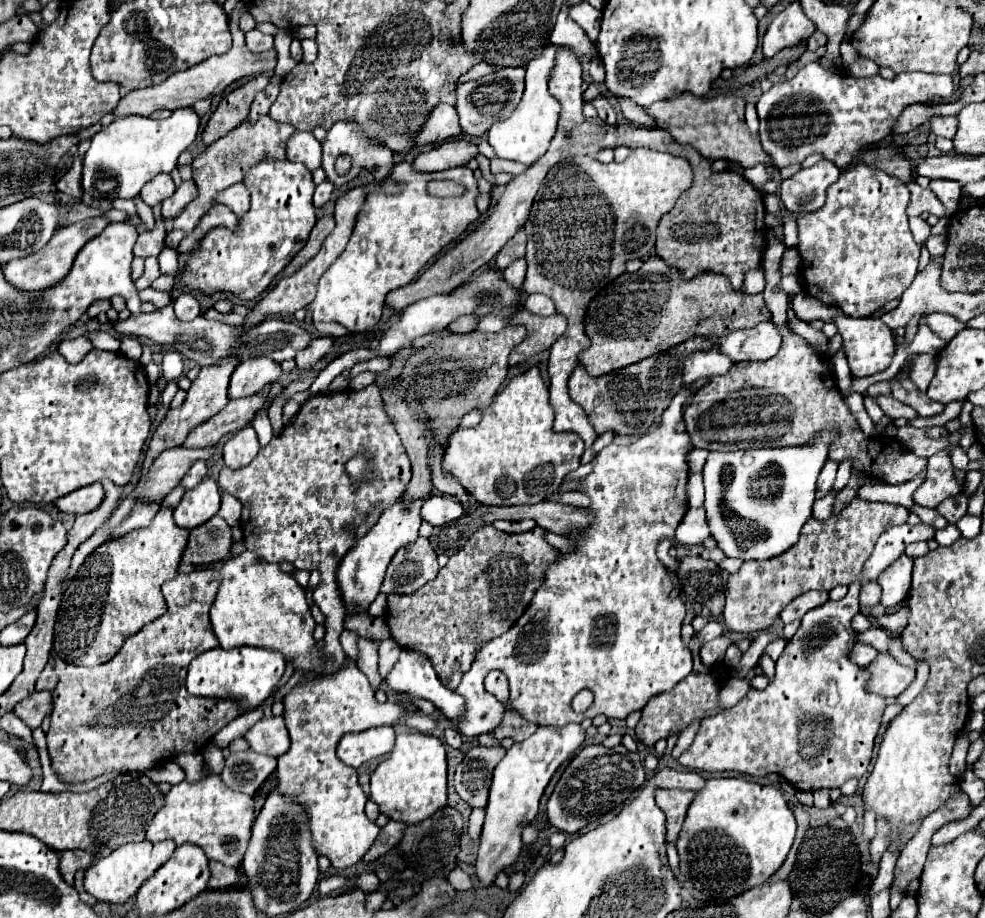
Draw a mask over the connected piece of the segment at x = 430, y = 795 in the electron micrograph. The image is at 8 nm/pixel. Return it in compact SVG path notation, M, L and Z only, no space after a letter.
M406 732L398 734L394 750L378 764L378 768L374 770L374 774L370 778L370 800L376 802L380 812L386 814L390 820L398 820L408 826L420 824L422 820L426 820L428 816L438 812L438 808L444 808L446 806L446 752L444 752L444 744L438 738L426 736L426 734L406 734Z

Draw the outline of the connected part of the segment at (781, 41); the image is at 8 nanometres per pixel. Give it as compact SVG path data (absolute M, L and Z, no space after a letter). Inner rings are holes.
M800 2L788 4L776 18L770 22L764 40L762 50L766 58L776 56L784 48L798 46L802 40L808 40L814 34L816 26L814 22L804 14Z

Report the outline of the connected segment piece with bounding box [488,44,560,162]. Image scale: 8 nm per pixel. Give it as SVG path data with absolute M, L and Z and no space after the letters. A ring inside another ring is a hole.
M550 44L544 48L544 52L530 60L526 66L526 90L522 96L522 102L514 110L514 114L508 120L496 122L488 132L488 142L498 154L498 158L504 160L516 160L516 162L536 162L540 156L546 154L548 144L556 132L558 118L560 118L560 104L554 100L554 96L548 92L548 80L552 76L552 68L556 62L556 52L560 46Z

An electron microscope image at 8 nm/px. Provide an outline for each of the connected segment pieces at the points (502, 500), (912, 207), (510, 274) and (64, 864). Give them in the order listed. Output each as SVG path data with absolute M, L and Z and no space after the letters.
M534 366L494 396L494 404L482 410L482 422L476 428L460 428L452 434L442 470L452 474L480 504L538 504L558 492L564 476L580 466L584 452L584 442L578 436L552 432L552 422L548 388Z
M914 180L906 182L906 188L910 188L910 204L906 208L908 216L920 216L928 212L938 218L948 217L946 209L931 190L924 190Z
M518 258L514 260L506 270L504 270L504 278L508 284L512 286L522 286L526 276L526 258Z
M84 850L62 852L60 854L60 874L62 874L62 880L66 880L66 884L72 886L76 870L78 868L88 868L94 860L96 860L96 854L92 854L92 852L84 852Z

